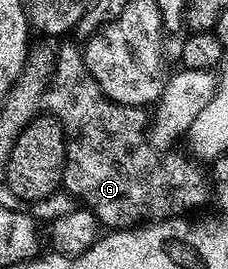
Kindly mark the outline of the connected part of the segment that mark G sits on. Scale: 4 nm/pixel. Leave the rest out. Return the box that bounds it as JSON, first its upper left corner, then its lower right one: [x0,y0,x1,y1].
[43,44,209,231]

